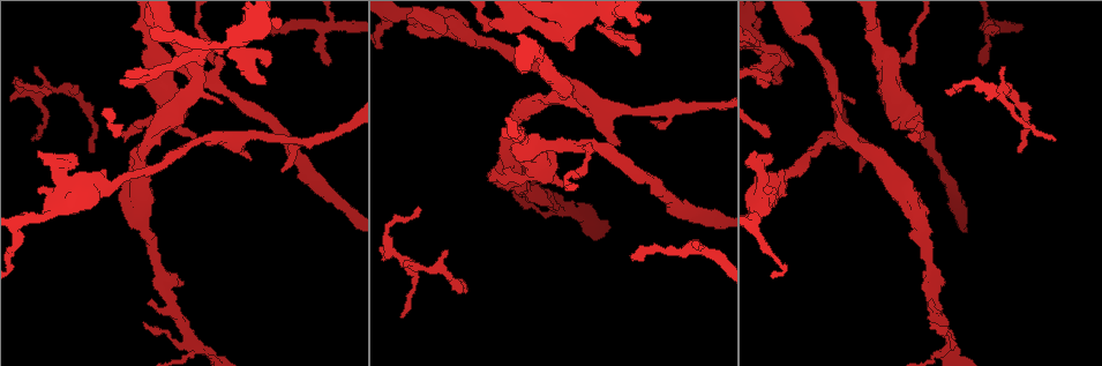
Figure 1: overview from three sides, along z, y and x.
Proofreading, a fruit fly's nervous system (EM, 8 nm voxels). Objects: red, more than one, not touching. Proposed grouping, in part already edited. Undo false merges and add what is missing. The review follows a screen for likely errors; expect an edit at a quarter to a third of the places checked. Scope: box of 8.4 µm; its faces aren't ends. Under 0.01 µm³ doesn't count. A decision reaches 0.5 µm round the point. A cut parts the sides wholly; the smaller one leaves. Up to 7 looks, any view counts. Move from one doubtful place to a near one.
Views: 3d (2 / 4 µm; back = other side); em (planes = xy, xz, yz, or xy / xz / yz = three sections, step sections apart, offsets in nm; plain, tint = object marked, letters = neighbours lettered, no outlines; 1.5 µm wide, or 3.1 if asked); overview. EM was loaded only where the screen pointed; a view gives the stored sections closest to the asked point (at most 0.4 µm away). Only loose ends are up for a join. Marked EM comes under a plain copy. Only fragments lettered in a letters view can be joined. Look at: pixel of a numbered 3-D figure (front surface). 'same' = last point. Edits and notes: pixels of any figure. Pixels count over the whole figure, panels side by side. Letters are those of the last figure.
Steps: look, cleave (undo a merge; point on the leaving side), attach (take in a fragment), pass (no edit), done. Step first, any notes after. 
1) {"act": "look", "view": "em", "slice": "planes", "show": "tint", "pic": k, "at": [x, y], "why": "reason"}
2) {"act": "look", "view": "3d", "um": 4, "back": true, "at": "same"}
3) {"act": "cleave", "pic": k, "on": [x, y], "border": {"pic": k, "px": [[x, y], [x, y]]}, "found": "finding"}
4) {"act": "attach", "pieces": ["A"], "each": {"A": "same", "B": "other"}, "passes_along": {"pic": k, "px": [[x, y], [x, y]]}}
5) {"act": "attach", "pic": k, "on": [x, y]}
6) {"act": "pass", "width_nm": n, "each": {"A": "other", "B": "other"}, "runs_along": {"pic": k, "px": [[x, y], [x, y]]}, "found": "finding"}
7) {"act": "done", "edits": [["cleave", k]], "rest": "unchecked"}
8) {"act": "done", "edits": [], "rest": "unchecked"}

{"act": "look", "view": "em", "slice": "xy", "step": 8, "show": "letters", "pic": 1, "at": [991, 28], "why": "branch stops here"}

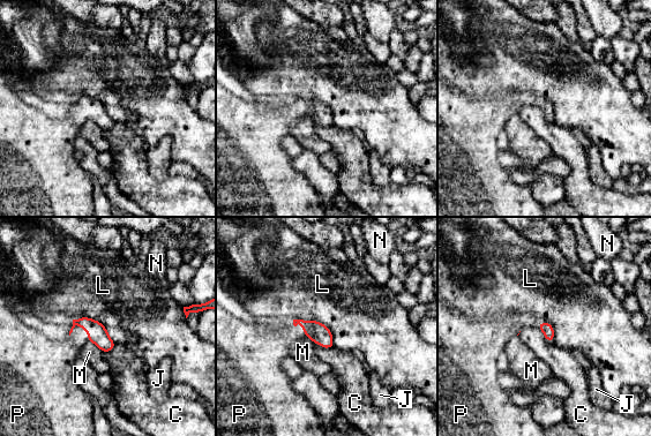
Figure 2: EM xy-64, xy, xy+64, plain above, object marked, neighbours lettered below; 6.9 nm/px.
{"act": "look", "view": "em", "slice": "planes", "show": "letters", "at": "same", "why": "cut it another way"}

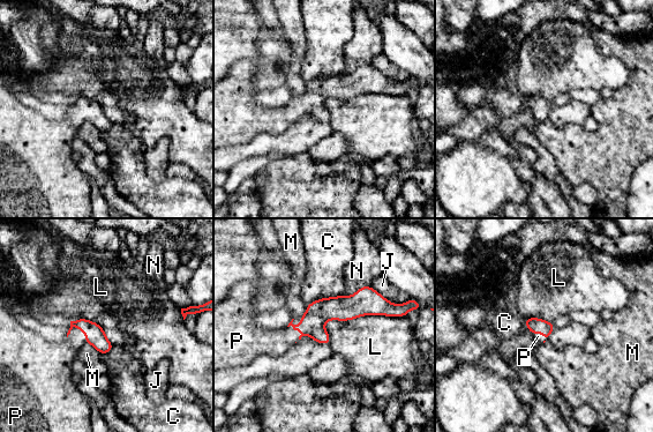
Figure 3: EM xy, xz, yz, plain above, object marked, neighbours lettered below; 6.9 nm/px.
{"act": "attach", "pieces": ["P"], "each": {"C": "other", "J": "other", "L": "other", "M": "other", "N": "other", "P": "same"}, "passes_along": {"pic": 3, "px": [[319, 312], [292, 326], [260, 341]]}, "found": "it goes on there"}

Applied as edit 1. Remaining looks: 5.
{"act": "look", "view": "overview"}

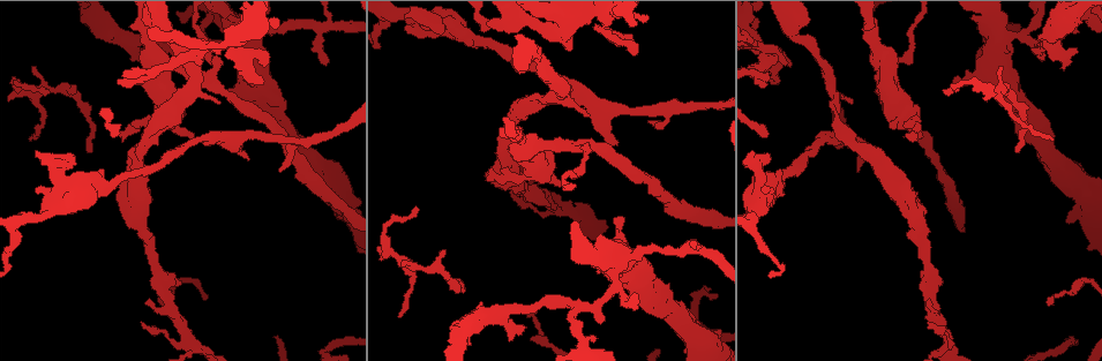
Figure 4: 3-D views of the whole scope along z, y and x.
{"act": "look", "view": "3d", "um": 4, "pic": 4, "at": [575, 146], "why": "arms part here"}

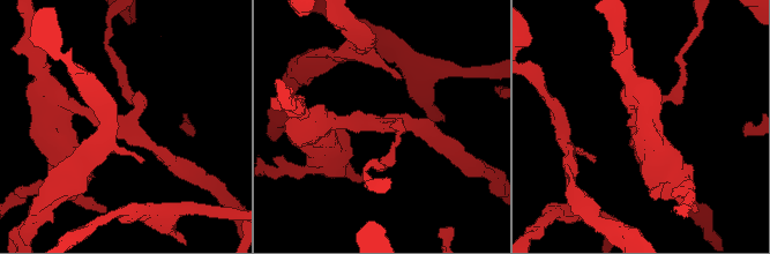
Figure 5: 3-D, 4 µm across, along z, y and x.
{"act": "look", "view": "em", "slice": "xy", "step": 4, "show": "tint", "pic": 5, "at": [379, 127], "arms": 3}

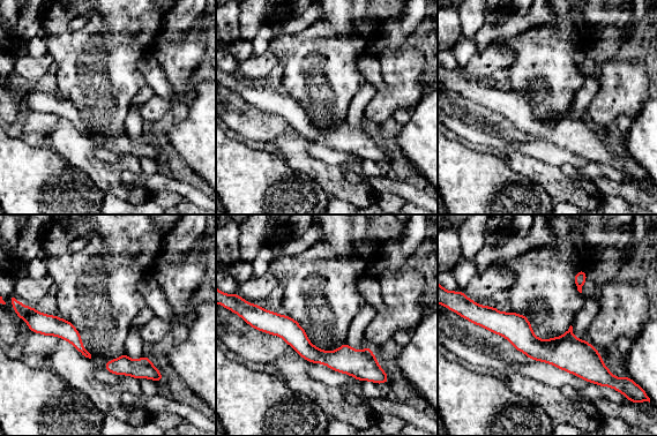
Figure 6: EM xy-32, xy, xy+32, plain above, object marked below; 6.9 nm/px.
{"act": "look", "view": "em", "slice": "planes", "show": "letters", "at": "same"}

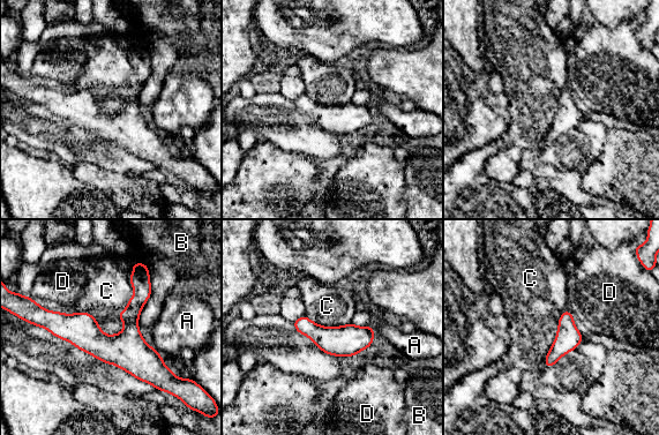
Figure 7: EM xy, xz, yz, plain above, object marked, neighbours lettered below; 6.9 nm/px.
{"act": "pass", "width_nm": 170, "each": {"A": "other", "B": "other", "C": "other", "D": "other"}, "border": {"pic": 7, "px": [[569, 312], [574, 317]]}, "found": "one cell here"}

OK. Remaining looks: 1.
{"act": "done", "edits": [["attach", 3]], "rest": "unchecked"}

